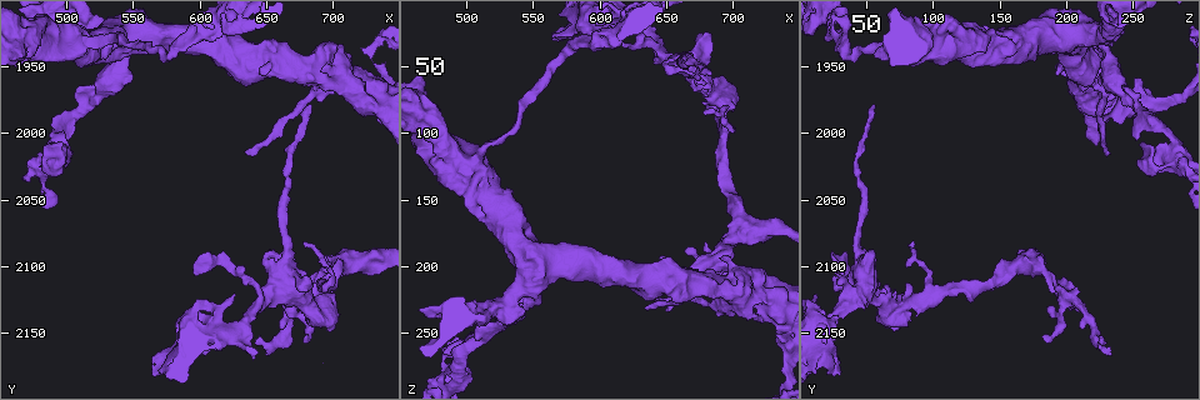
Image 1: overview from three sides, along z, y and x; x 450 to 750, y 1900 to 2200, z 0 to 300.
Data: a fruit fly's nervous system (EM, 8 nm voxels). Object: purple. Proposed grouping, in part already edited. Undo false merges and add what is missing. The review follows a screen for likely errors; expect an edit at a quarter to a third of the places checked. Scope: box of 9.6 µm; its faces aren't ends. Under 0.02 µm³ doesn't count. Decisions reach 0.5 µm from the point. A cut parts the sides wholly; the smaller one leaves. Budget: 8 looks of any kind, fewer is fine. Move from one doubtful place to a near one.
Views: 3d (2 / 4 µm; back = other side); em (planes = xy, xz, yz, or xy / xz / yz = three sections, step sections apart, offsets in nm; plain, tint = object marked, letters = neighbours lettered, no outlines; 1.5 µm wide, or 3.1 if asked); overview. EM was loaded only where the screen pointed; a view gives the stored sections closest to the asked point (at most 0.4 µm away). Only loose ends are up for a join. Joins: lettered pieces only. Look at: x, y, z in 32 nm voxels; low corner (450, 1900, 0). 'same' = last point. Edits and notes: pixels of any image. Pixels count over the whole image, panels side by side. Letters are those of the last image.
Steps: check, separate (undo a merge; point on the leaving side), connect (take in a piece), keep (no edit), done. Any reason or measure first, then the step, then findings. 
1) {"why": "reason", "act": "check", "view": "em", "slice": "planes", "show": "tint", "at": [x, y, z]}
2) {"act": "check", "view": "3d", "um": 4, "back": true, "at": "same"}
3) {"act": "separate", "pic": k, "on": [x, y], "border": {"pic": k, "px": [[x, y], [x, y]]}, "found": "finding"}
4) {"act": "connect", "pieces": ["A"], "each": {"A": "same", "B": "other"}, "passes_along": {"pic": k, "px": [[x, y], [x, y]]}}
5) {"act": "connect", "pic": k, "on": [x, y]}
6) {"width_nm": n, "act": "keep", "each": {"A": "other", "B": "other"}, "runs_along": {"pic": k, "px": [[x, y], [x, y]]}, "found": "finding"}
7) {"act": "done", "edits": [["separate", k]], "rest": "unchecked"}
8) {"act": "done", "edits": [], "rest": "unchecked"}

{"why": "an open end", "act": "check", "view": "em", "slice": "yz", "step": 4, "show": "letters", "at": [640, 2158, 224]}

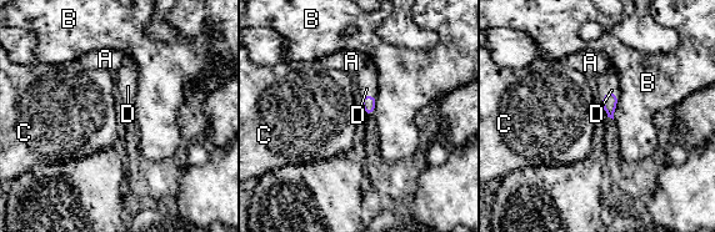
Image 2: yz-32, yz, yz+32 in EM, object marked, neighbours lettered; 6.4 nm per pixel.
{"act": "connect", "pieces": ["D"], "each": {"A": "other", "B": "other", "C": "other", "D": "same"}, "found": "it goes on there"}

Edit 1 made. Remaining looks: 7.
{"why": "redraw", "act": "check", "view": "overview"}

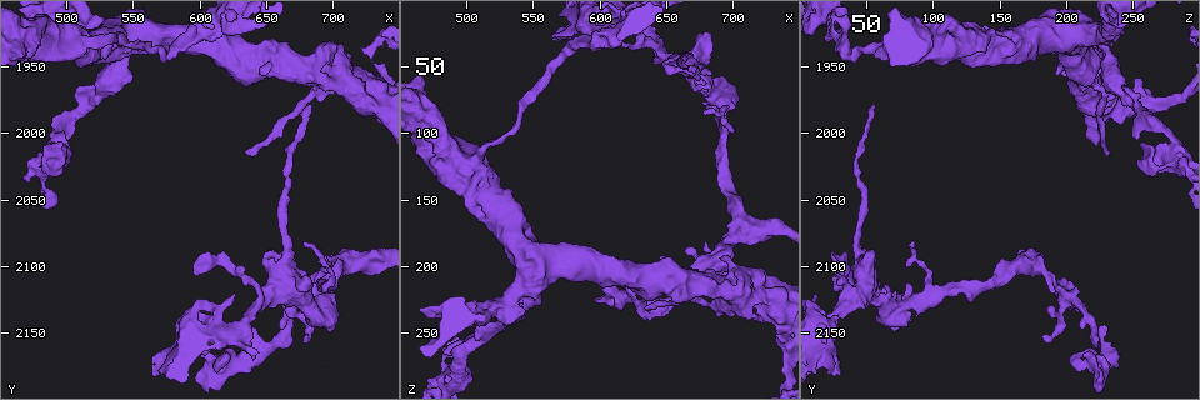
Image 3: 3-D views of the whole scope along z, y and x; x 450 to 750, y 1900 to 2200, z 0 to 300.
{"why": "thin end", "act": "check", "view": "3d", "um": 2, "at": [684, 1978, 54]}

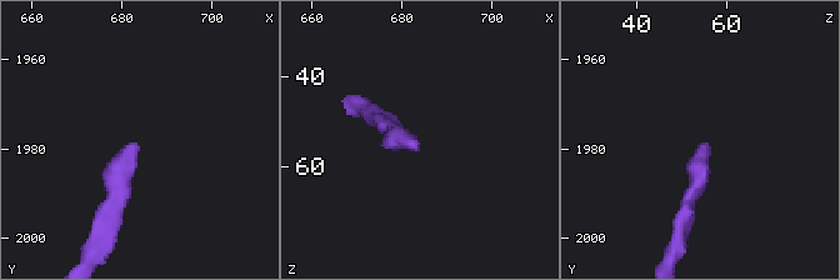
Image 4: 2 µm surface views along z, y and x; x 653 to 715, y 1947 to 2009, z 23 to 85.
{"act": "check", "view": "em", "slice": "planes", "show": "letters", "at": [683, 1979, 55]}

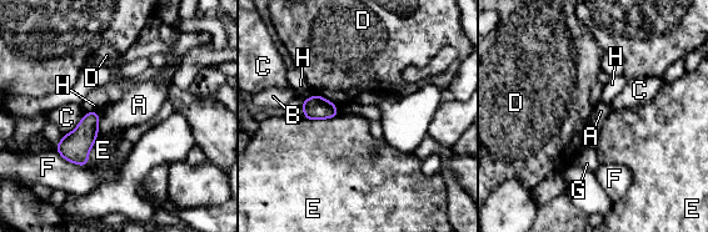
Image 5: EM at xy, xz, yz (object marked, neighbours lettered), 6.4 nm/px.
{"width_nm": 110, "act": "keep", "each": {"A": "other", "B": "other", "C": "other", "D": "other", "E": "other", "F": "other", "G": "other", "H": "other"}, "found": "no lettered piece goes on from it"}

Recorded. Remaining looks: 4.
{"why": "an open end", "act": "check", "view": "em", "slice": "planes", "show": "letters", "at": [686, 2146, 78]}

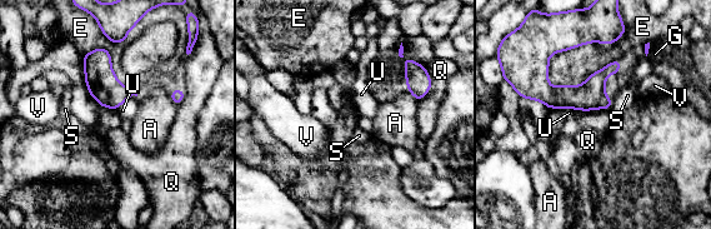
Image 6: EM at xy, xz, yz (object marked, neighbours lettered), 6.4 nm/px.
{"act": "keep", "each": {"A": "other", "E": "other", "G": "other", "Q": "other", "S": "other", "U": "other", "V": "other"}, "border": {"pic": 6, "px": [[562, 108], [582, 109], [585, 111]]}, "found": "no lettered piece goes on from it"}

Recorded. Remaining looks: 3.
{"act": "done", "edits": [["connect", 2]], "rest": "unchecked"}

